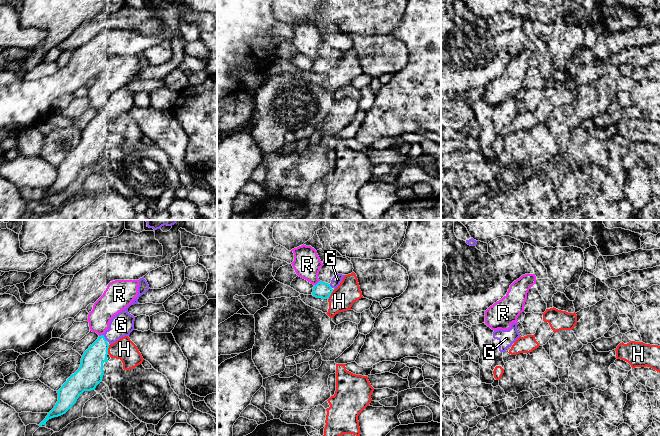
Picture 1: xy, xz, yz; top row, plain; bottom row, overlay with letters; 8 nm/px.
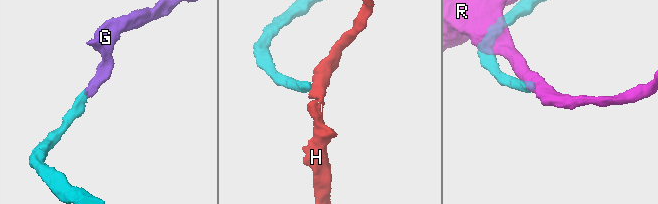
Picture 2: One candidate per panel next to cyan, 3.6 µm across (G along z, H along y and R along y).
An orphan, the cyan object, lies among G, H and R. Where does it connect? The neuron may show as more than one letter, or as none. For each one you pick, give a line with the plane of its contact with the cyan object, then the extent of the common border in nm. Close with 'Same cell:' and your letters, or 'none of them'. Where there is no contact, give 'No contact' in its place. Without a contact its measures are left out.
G: Touches cyan in xy. Shared border 70 nm
Same cell: G

